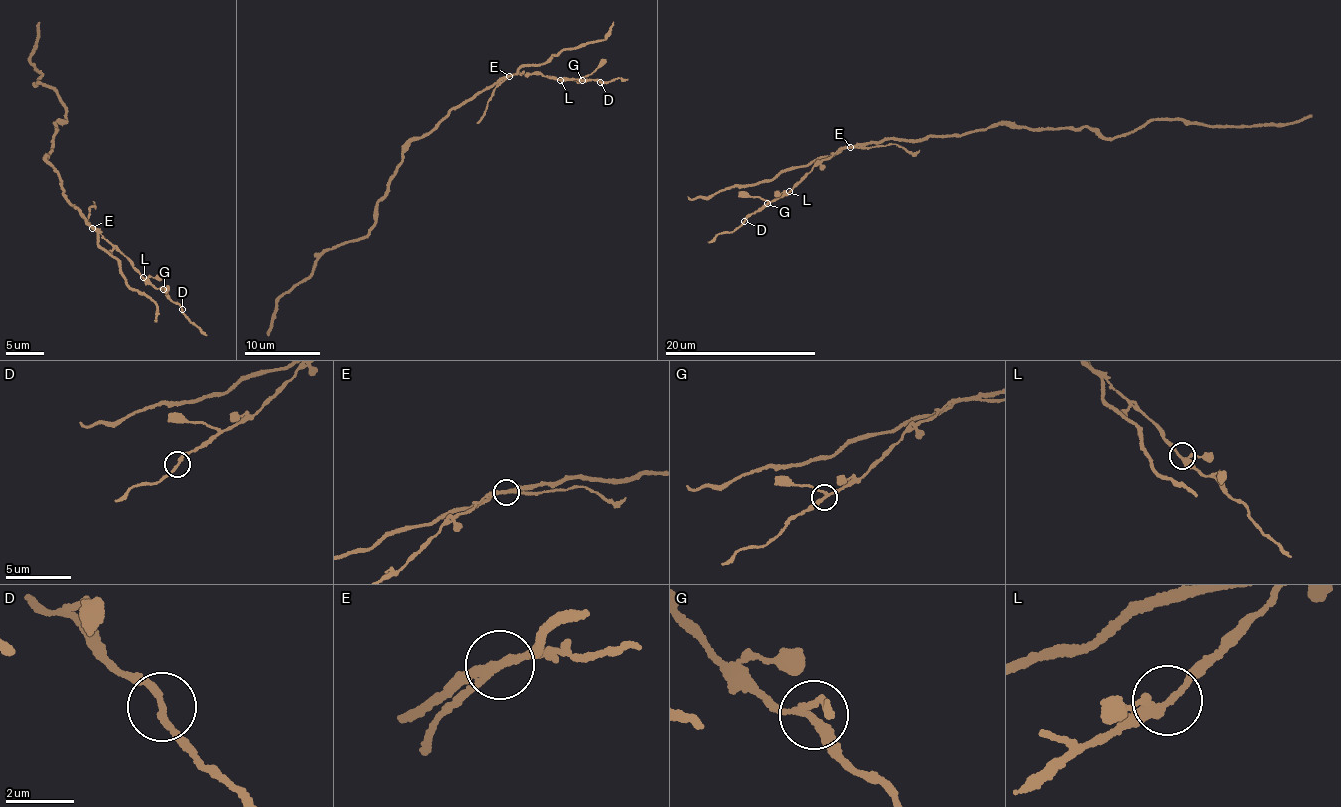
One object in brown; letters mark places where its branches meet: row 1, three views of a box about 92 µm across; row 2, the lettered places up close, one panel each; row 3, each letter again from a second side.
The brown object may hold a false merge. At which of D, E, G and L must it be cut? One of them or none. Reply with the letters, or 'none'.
E

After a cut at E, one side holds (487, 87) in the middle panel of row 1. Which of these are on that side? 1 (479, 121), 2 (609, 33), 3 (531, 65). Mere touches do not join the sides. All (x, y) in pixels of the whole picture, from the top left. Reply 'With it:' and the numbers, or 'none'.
With it: 2, 3

